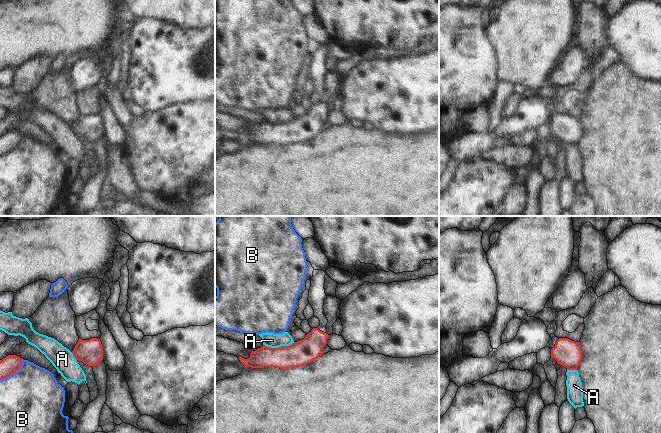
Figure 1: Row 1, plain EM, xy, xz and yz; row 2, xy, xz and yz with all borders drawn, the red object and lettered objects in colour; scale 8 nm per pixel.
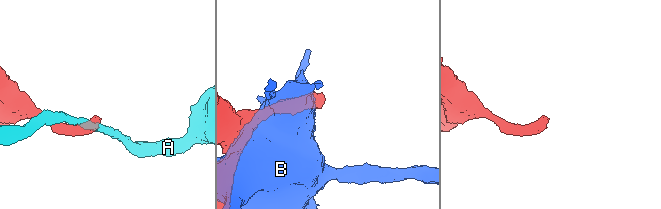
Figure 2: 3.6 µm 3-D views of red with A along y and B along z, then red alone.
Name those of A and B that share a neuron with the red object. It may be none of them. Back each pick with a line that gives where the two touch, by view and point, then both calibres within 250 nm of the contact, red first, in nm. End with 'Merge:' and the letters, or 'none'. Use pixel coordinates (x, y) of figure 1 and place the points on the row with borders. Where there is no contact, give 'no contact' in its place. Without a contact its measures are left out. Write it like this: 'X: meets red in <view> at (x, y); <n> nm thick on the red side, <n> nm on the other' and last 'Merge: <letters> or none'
Merge: none

